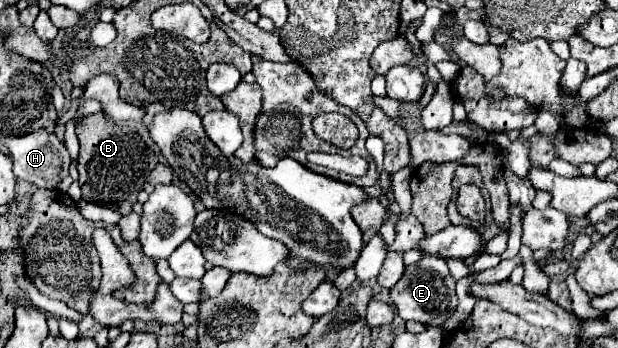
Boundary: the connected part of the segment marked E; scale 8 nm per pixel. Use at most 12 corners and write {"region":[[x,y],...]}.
{"region":[[438,256],[406,266],[390,288],[402,320],[440,326],[456,280]]}

